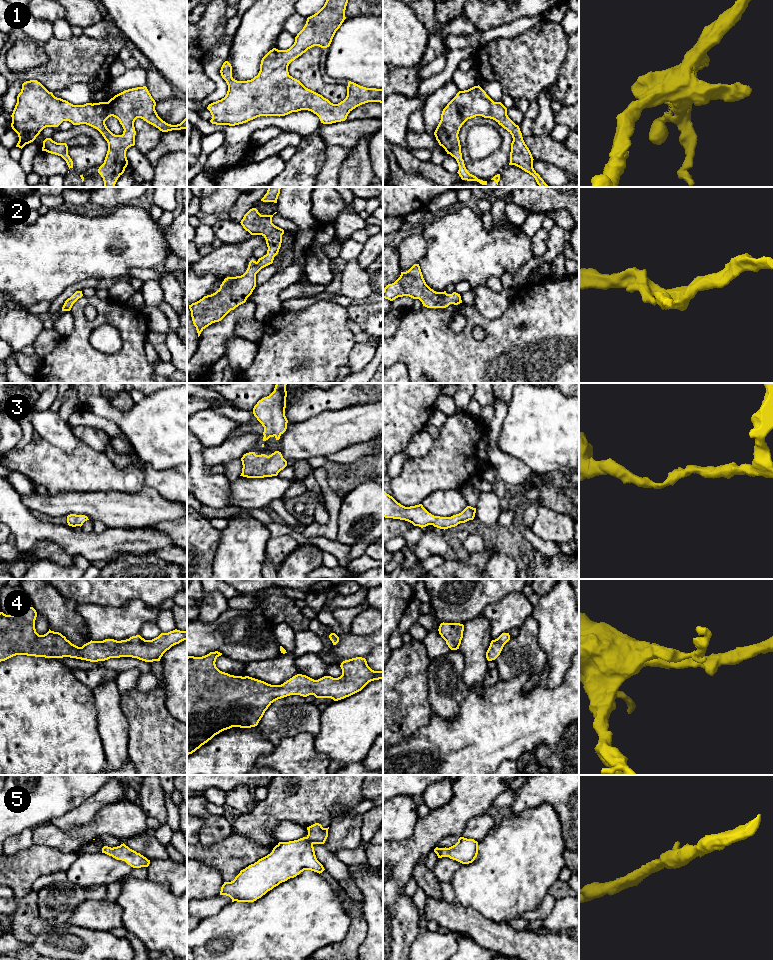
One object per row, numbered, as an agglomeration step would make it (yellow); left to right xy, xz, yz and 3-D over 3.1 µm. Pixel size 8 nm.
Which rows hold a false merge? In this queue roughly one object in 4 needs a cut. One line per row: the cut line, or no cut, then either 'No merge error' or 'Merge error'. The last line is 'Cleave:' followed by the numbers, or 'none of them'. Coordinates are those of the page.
1: No split. No merge error
2: No split. No merge error
3: No split. No merge error
4: No split. No merge error
5: No split. No merge error
Cleave: none of them

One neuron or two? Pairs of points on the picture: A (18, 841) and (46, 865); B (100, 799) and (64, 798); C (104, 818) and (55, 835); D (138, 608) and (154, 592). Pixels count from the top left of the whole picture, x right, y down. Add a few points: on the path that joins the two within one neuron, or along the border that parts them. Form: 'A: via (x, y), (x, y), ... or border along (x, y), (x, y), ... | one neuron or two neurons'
A: border along (33, 843), (29, 847), (10, 855) | two neurons
B: border along (104, 785), (81, 804), (66, 812) | two neurons
C: via (92, 830), (80, 836), (67, 836) | one neuron
D: border along (121, 605), (140, 599), (157, 607) | two neurons

